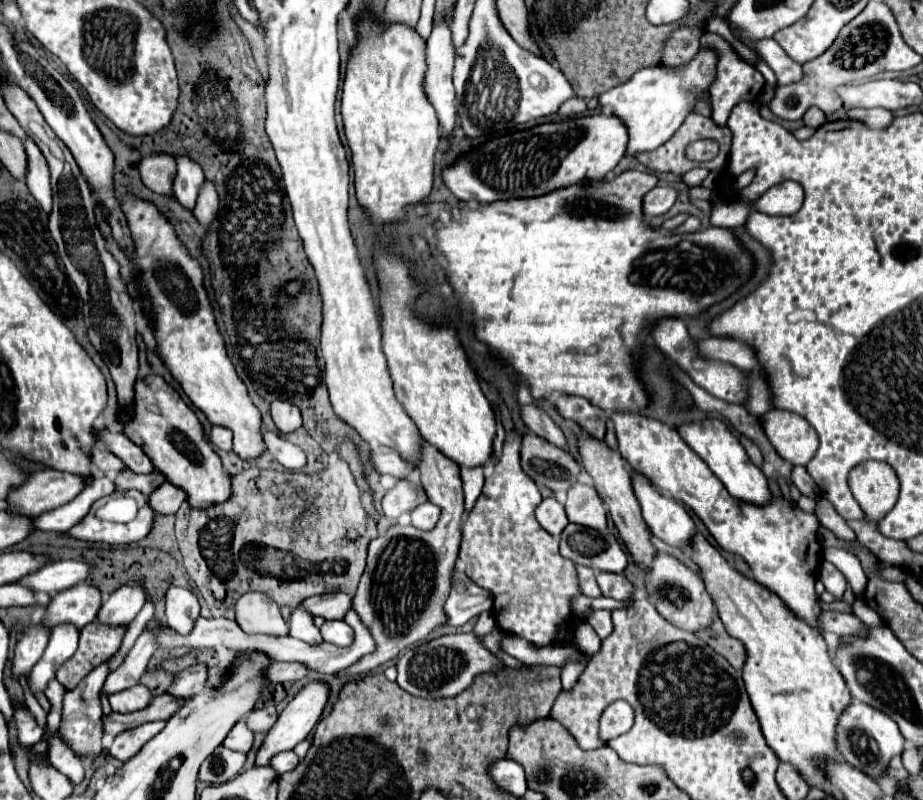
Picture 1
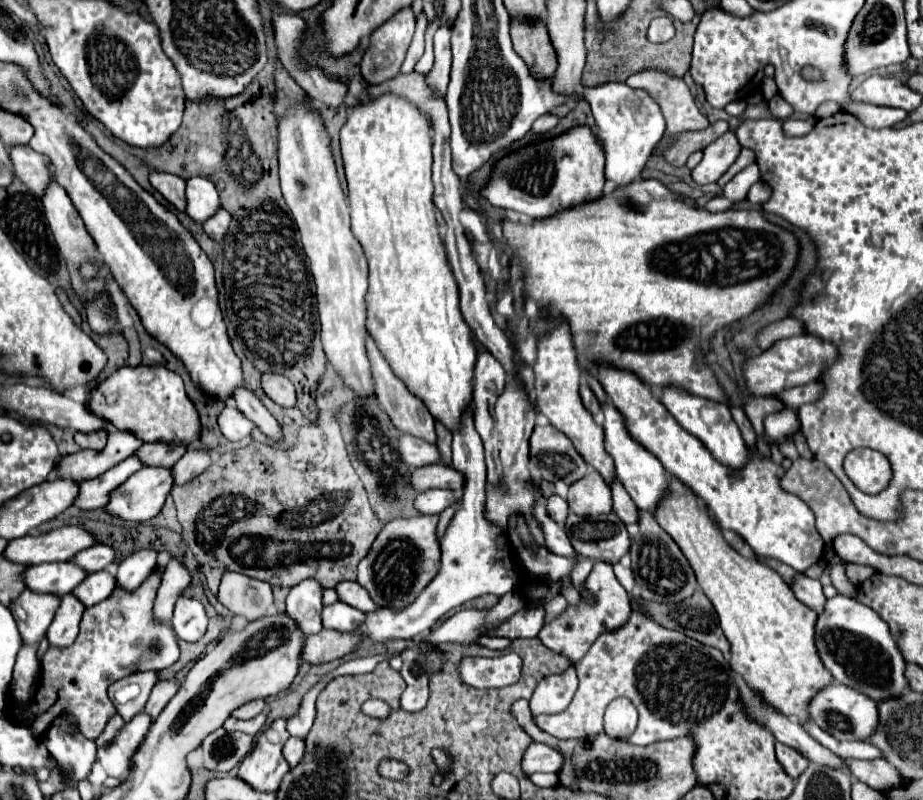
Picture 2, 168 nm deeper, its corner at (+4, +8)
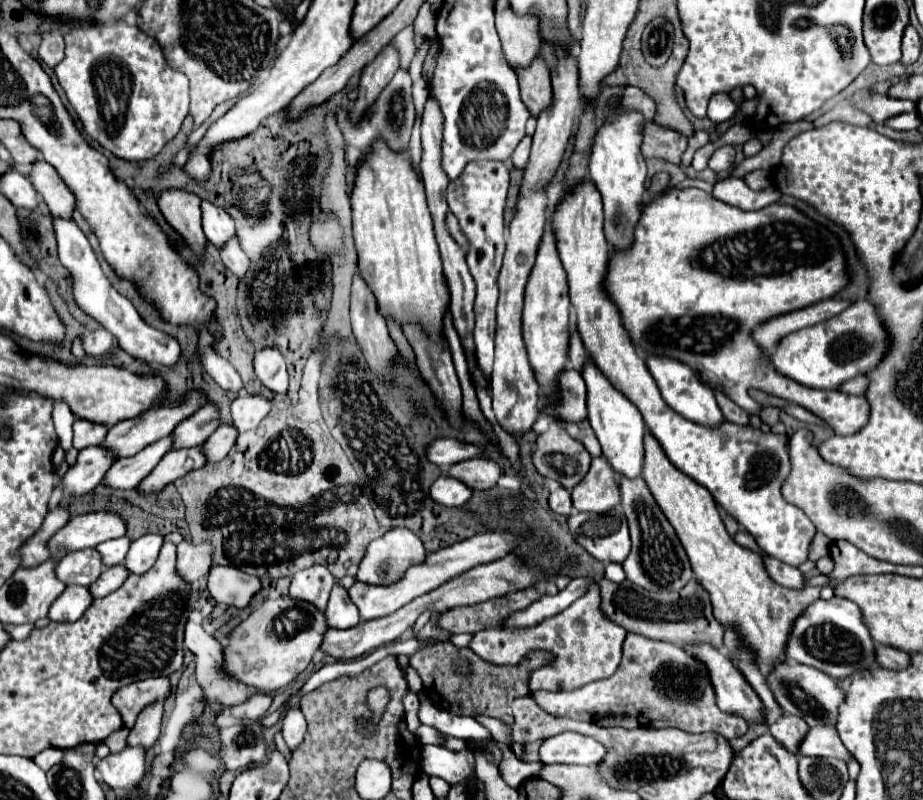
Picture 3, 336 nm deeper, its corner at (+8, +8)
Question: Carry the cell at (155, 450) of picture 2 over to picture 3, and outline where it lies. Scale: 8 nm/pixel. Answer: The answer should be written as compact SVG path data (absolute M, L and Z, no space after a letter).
M206 404L202 412L196 412L186 420L186 424L178 424L174 430L174 448L190 448L200 446L208 440L208 436L220 426L220 410L216 404Z

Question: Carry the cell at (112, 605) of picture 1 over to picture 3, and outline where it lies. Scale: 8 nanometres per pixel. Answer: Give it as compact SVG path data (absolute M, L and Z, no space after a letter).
M146 534L146 536L134 540L132 546L130 546L130 552L126 556L124 566L132 574L148 572L154 566L156 558L158 558L158 552L162 548L162 542L164 542L164 536L162 534Z

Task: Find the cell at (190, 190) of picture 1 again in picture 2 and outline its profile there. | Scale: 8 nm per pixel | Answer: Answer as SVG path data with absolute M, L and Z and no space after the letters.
M194 176L186 180L186 214L192 220L196 222L206 220L206 216L214 214L218 206L220 206L218 192L210 180L202 176Z

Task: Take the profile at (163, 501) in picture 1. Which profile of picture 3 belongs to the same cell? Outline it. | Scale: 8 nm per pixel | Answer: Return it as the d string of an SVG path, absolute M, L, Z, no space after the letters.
M222 424L208 440L206 444L202 444L202 448L206 448L206 458L208 462L218 462L222 460L230 448L236 444L238 438L238 428L234 424Z

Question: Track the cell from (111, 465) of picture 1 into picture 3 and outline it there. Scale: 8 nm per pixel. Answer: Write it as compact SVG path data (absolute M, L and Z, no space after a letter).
M74 420L74 448L82 450L86 446L96 446L102 444L108 432L108 426L104 424L90 424L88 420Z

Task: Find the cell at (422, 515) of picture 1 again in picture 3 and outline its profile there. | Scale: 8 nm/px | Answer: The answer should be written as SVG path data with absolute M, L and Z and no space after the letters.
M444 474L430 488L430 496L434 498L434 502L438 502L442 506L462 506L470 500L472 492L474 490L468 488L458 478L444 476Z

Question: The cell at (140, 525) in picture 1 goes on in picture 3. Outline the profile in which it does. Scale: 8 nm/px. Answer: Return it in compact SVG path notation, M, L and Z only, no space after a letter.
M202 446L172 450L160 460L160 464L150 472L150 476L146 476L142 484L138 484L138 490L158 493L166 484L174 482L178 476L184 476L190 470L202 468L206 462L208 460L202 452Z

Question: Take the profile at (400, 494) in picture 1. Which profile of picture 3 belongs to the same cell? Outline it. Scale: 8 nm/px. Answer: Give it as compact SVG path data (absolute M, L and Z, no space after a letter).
M472 458L464 460L460 464L454 464L448 470L450 476L458 476L464 484L470 484L474 490L490 490L496 486L498 478L504 474L504 470L498 466L498 462L488 458Z

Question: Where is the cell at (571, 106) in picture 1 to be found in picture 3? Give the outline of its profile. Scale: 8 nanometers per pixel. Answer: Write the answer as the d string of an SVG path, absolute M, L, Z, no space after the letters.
M524 136L524 138L522 138L522 142L518 144L518 148L514 150L512 158L510 158L510 162L512 162L512 166L514 166L514 168L522 170L522 168L526 166L528 156L530 156L530 146L532 146L532 138L530 138L530 136Z

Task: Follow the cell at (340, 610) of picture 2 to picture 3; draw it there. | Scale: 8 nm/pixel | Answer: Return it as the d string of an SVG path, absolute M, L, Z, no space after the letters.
M334 584L328 606L326 606L326 618L328 626L332 628L352 628L354 624L360 622L358 608L348 596L348 590L342 588L340 584Z

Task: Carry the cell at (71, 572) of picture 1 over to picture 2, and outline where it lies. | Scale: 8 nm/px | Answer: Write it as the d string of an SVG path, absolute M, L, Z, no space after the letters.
M94 544L94 546L78 552L76 556L72 556L70 562L80 566L88 574L98 572L98 570L106 570L114 562L114 550L108 546L102 546L102 544Z

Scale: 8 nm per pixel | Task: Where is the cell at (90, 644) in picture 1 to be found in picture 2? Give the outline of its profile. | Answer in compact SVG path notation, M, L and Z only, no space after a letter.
M152 572L146 578L146 582L138 588L138 592L122 592L120 588L116 588L106 600L84 610L84 616L80 622L80 634L78 634L76 642L70 648L48 648L46 654L42 656L42 678L38 682L36 696L26 710L24 720L20 720L20 726L28 726L34 730L36 736L44 736L46 728L50 728L54 718L60 716L62 712L68 712L78 718L82 734L96 740L100 736L100 732L104 730L108 718L116 712L106 694L106 690L112 682L116 682L128 674L134 674L134 672L162 670L162 668L172 666L178 660L180 652L178 652L178 642L176 642L174 632L168 626L152 624L152 604L154 604L158 584L160 584L160 576L156 572Z

